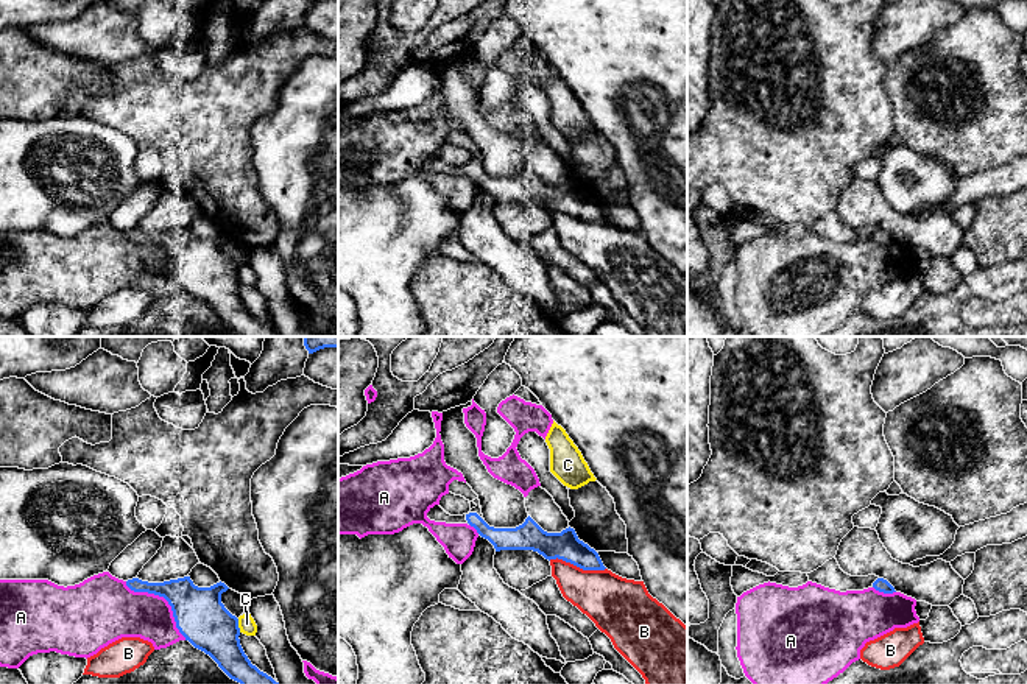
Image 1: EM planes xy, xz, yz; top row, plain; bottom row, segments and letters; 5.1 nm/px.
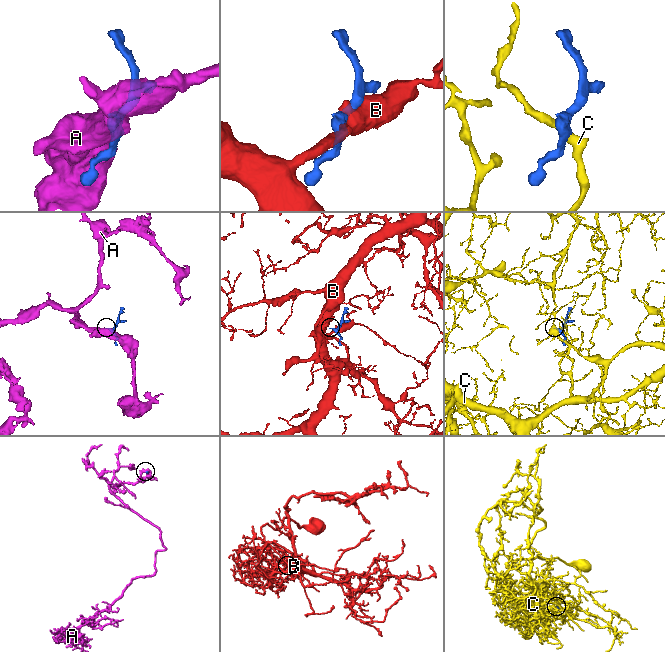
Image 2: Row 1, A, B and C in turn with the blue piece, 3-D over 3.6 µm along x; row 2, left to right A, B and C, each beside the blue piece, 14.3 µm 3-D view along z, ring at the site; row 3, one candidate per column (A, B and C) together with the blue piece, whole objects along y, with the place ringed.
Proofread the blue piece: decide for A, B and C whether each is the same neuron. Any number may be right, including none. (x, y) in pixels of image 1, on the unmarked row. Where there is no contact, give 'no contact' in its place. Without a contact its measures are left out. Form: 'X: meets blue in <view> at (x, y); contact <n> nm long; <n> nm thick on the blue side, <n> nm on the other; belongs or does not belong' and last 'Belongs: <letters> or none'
A: meets blue in xy at (164, 248); contact 440 nm long; 260 nm thick on the blue side, 260 nm on the other; does not belong
B: meets blue in xz at (577, 217); contact 300 nm long; 150 nm thick on the blue side, 280 nm on the other; does not belong
C: meets blue in xy at (237, 276); contact 70 nm long; 260 nm thick on the blue side, 90 nm on the other; does not belong
Belongs: none

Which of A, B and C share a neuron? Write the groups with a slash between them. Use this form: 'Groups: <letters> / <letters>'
Groups: A / B / C

